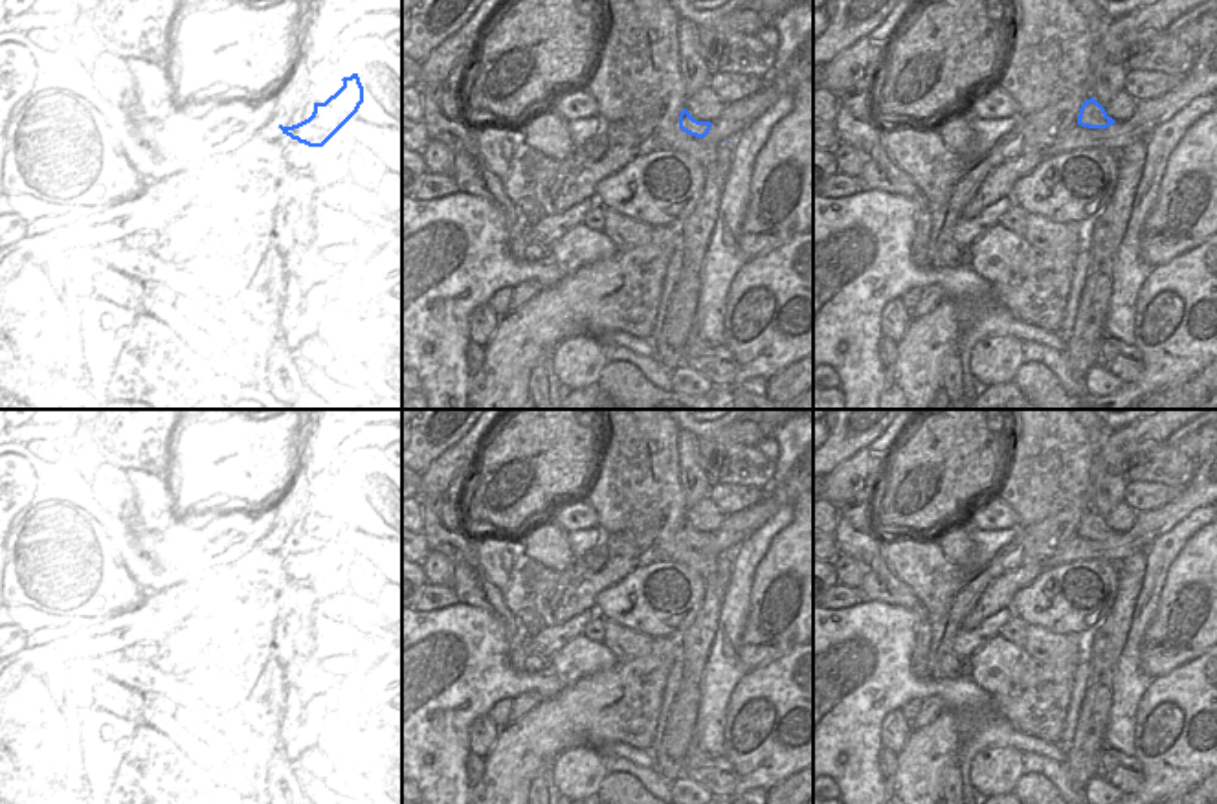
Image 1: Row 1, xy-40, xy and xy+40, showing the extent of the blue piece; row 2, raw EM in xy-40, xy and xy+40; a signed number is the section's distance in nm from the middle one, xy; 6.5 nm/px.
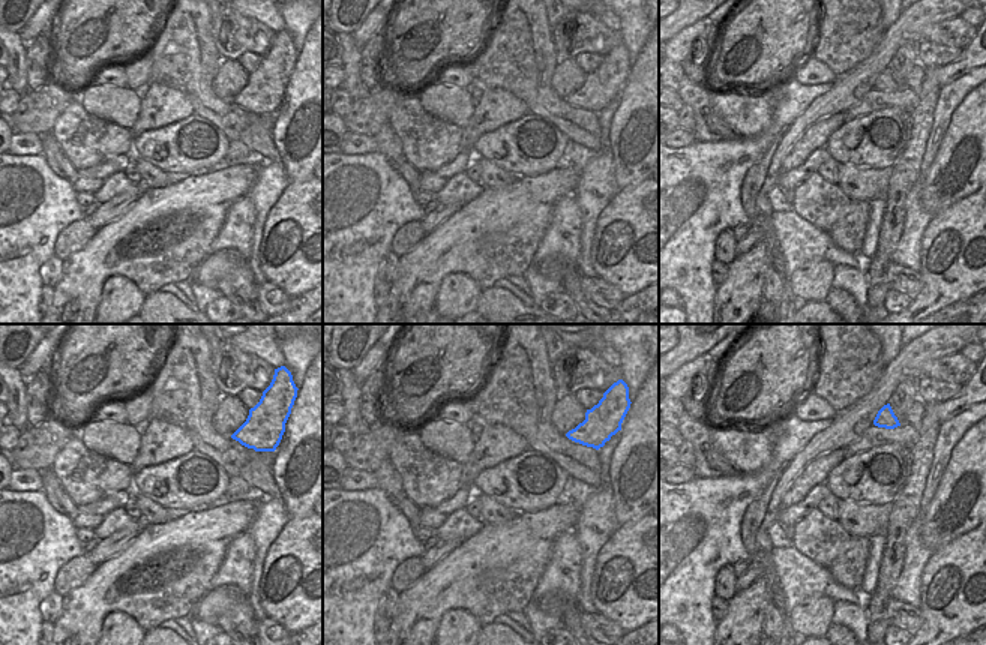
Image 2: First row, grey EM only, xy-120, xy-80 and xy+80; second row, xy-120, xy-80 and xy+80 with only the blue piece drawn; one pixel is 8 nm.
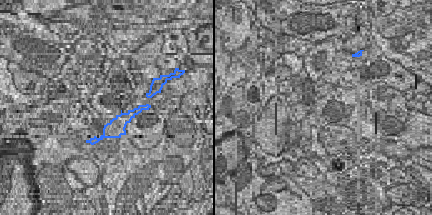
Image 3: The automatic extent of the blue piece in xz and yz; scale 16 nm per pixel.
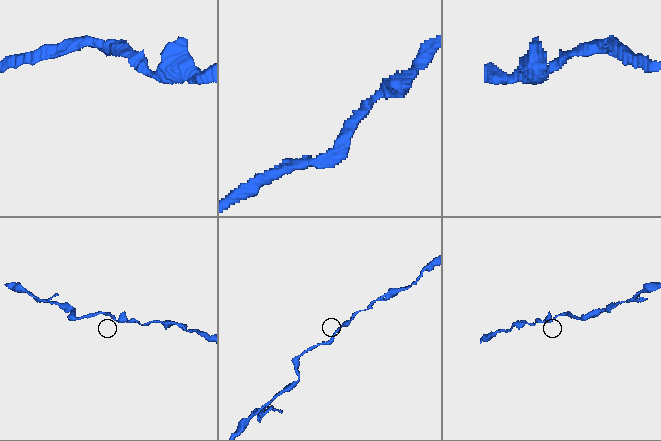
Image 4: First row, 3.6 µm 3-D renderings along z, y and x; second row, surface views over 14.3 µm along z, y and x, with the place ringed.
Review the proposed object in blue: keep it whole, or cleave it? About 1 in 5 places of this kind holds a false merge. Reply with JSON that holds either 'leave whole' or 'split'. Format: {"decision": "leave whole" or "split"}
{"decision": "leave whole"}

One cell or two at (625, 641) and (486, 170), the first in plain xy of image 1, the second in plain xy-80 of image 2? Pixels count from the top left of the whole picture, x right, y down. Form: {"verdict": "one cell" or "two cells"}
{"verdict": "one cell"}

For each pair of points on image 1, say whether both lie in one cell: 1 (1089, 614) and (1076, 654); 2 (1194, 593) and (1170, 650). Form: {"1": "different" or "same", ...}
{"1": "different", "2": "same"}

